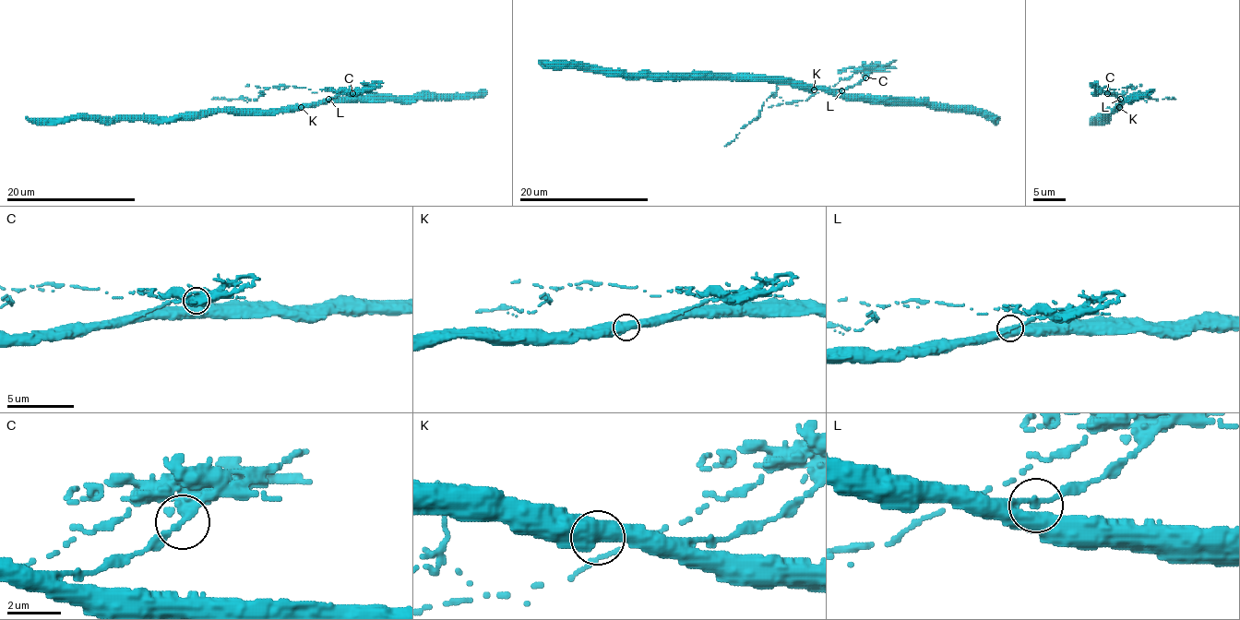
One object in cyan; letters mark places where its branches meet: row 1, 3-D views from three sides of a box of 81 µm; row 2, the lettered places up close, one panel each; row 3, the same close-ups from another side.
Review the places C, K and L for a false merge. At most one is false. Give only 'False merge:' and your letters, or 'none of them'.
False merge: C

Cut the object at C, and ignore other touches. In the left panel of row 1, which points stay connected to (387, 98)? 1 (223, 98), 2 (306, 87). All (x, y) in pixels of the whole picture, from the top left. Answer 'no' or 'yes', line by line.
1: no
2: no

